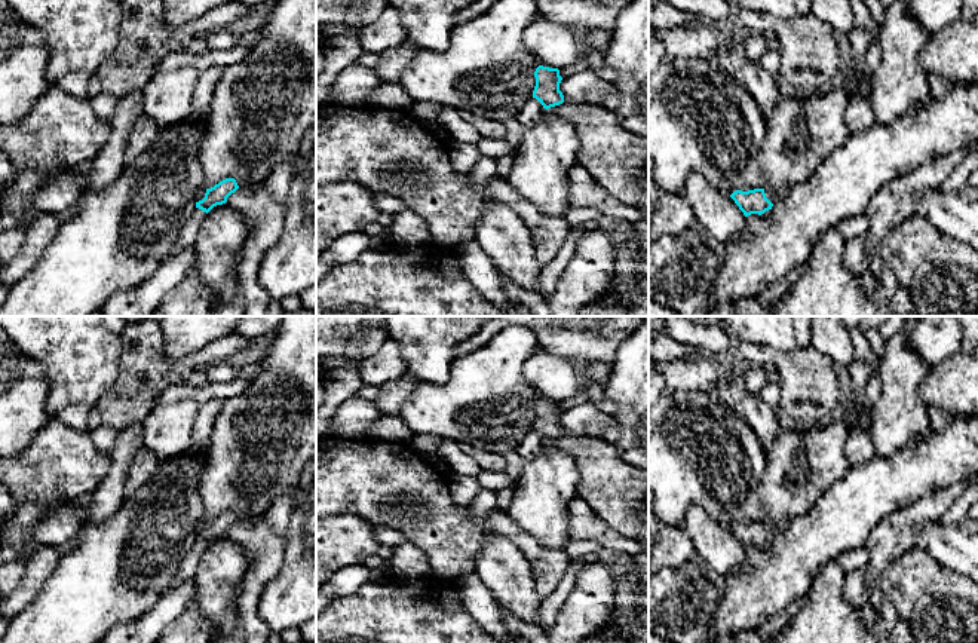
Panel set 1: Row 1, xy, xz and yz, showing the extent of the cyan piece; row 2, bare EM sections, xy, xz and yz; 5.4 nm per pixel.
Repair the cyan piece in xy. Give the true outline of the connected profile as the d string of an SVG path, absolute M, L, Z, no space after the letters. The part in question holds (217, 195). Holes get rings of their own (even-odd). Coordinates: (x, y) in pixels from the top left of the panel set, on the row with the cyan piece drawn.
M226 178L215 184L211 189L206 189L205 198L196 202L196 209L186 221L186 224L180 230L180 236L175 241L171 254L178 254L180 251L190 248L196 242L196 236L199 227L205 218L205 215L217 205L223 205L227 202L227 198L239 189L234 178Z

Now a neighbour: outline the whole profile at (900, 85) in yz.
M910 0L886 6L885 22L879 28L882 59L874 71L871 108L879 125L919 110L931 99L928 74L920 55L929 37L911 16Z

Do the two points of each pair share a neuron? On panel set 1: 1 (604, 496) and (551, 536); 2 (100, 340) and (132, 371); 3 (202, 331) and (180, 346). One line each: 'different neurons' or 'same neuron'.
1: different neurons
2: different neurons
3: same neuron

